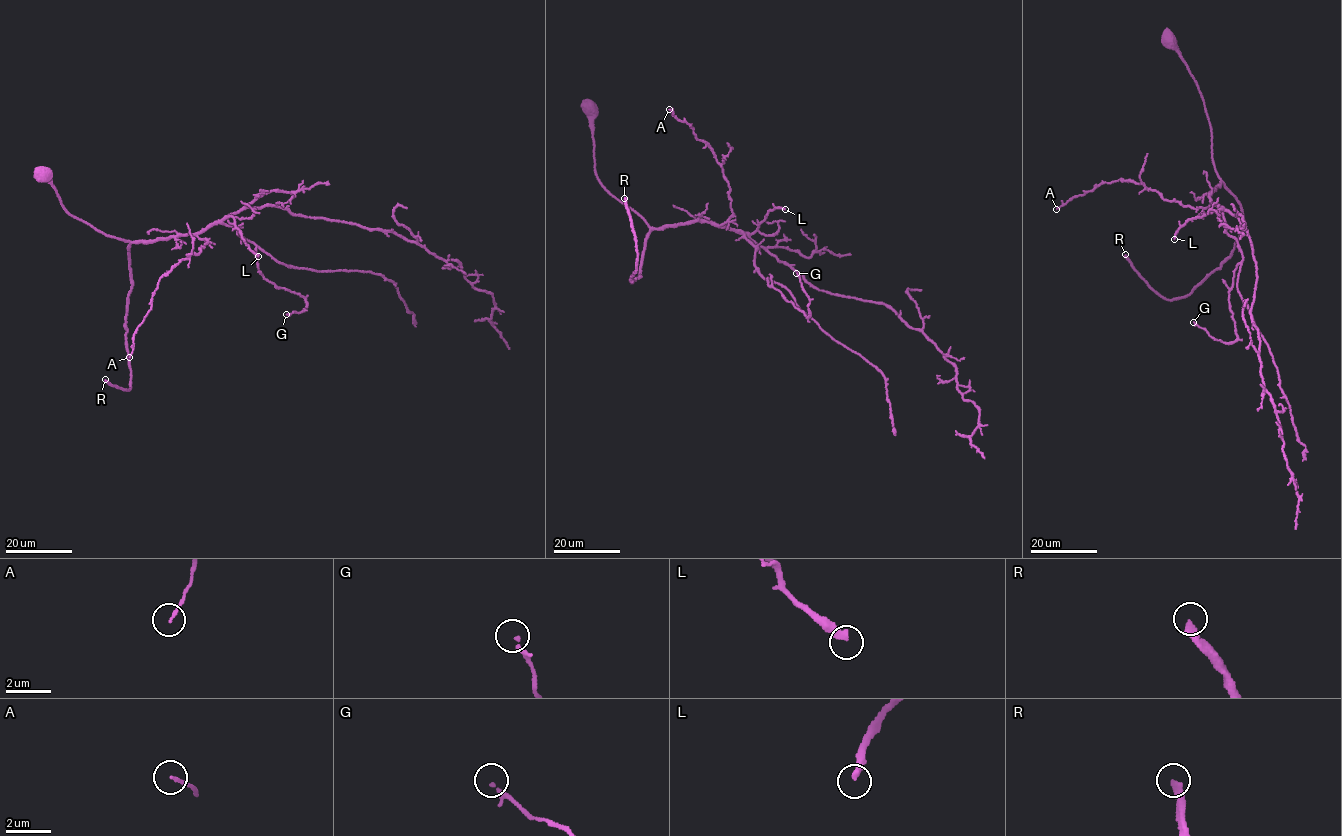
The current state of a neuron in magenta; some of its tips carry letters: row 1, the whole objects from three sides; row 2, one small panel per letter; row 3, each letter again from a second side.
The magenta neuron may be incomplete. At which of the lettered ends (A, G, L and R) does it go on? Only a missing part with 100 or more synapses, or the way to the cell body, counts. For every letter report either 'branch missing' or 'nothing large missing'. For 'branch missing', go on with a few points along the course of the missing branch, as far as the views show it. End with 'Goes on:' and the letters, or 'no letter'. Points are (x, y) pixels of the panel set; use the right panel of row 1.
A: nothing large missing
G: nothing large missing
L: nothing large missing
R: branch missing
Goes on: R

